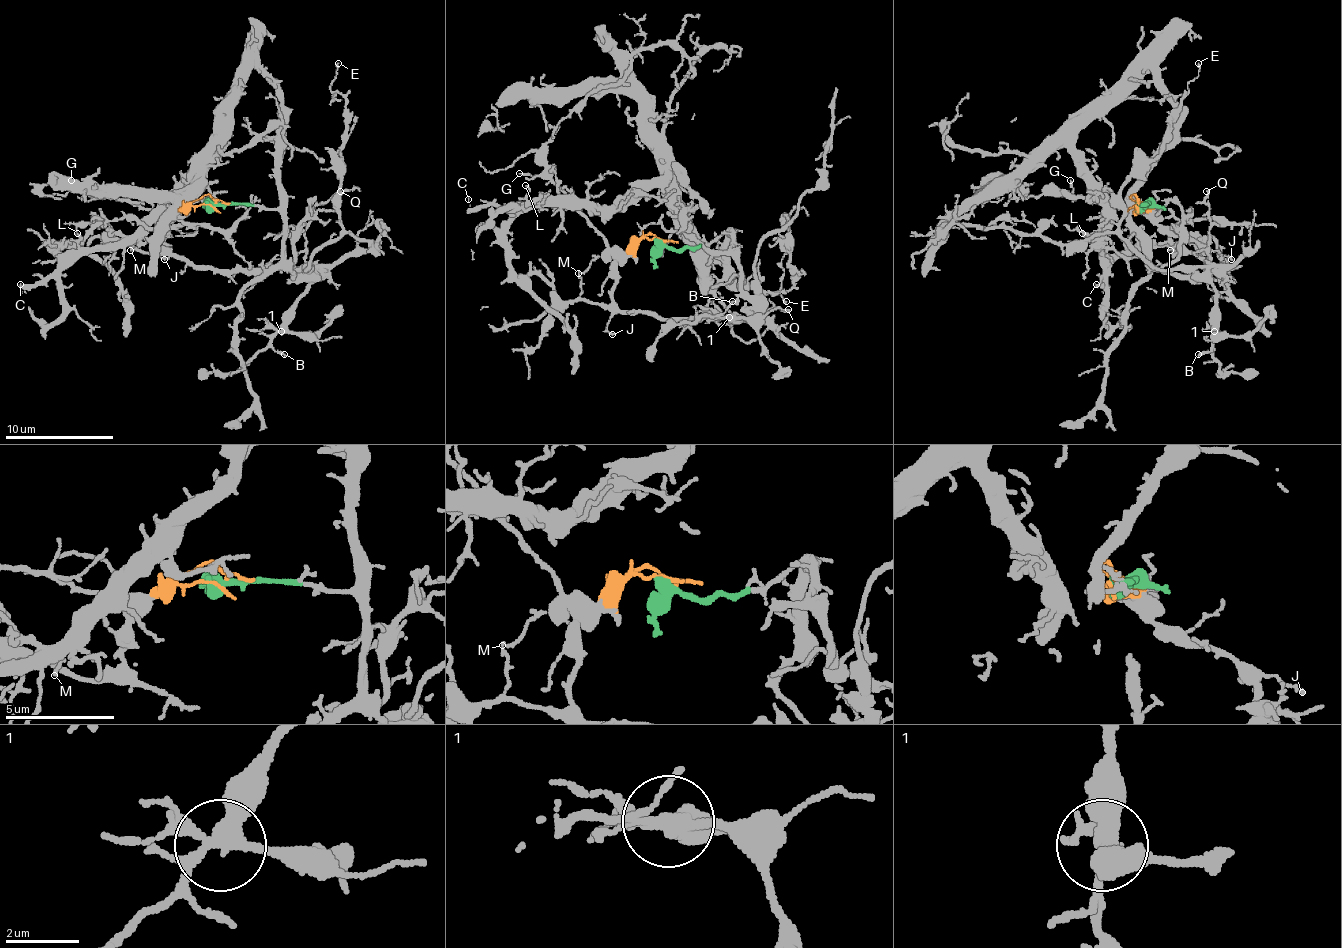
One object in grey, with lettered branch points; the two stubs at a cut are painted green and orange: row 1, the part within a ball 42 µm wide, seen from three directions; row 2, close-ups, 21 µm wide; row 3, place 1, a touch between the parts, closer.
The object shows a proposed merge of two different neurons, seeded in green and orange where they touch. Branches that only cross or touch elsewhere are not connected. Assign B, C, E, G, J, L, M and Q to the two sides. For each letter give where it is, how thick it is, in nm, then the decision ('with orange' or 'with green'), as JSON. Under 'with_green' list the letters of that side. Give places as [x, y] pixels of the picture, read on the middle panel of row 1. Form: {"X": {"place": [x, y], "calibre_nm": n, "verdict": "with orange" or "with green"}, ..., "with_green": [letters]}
{"B": {"place": [732, 301], "calibre_nm": 170, "verdict": "with green"}, "C": {"place": [468, 199], "calibre_nm": 70, "verdict": "with green"}, "E": {"place": [786, 301], "calibre_nm": 140, "verdict": "with orange"}, "G": {"place": [519, 173], "calibre_nm": 120, "verdict": "with orange"}, "J": {"place": [612, 334], "calibre_nm": 150, "verdict": "with orange"}, "L": {"place": [525, 185], "calibre_nm": 160, "verdict": "with green"}, "M": {"place": [578, 273], "calibre_nm": 130, "verdict": "with orange"}, "Q": {"place": [788, 309], "calibre_nm": 160, "verdict": "with orange"}, "with_green": ["B", "C", "L"]}

